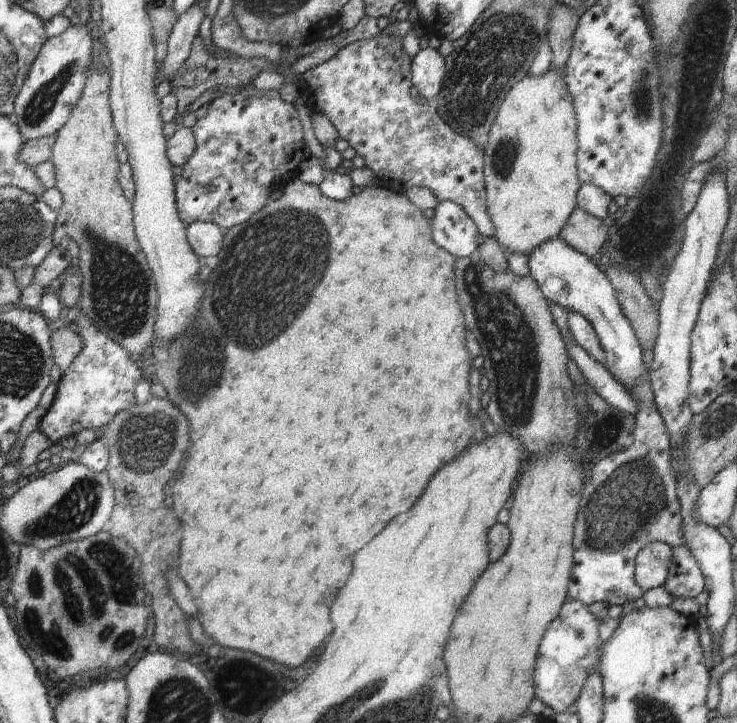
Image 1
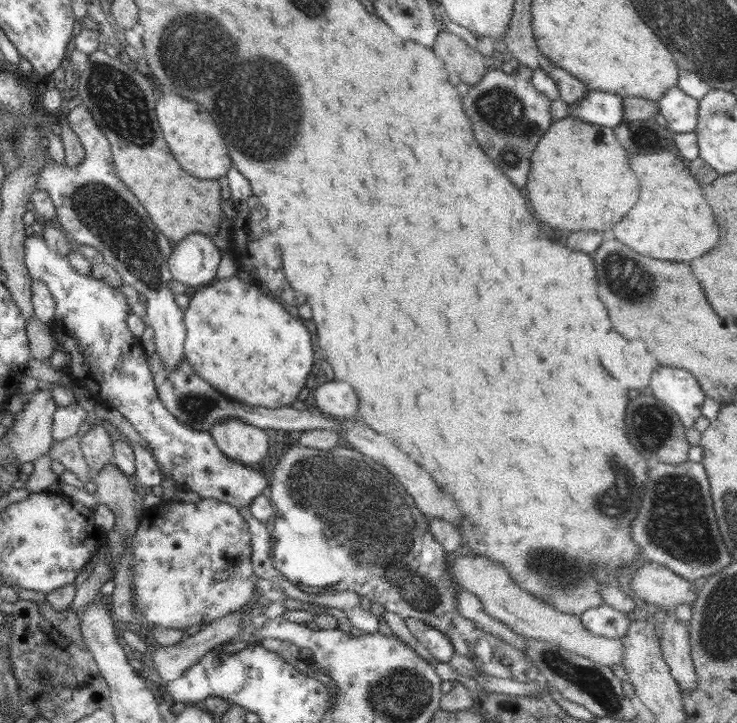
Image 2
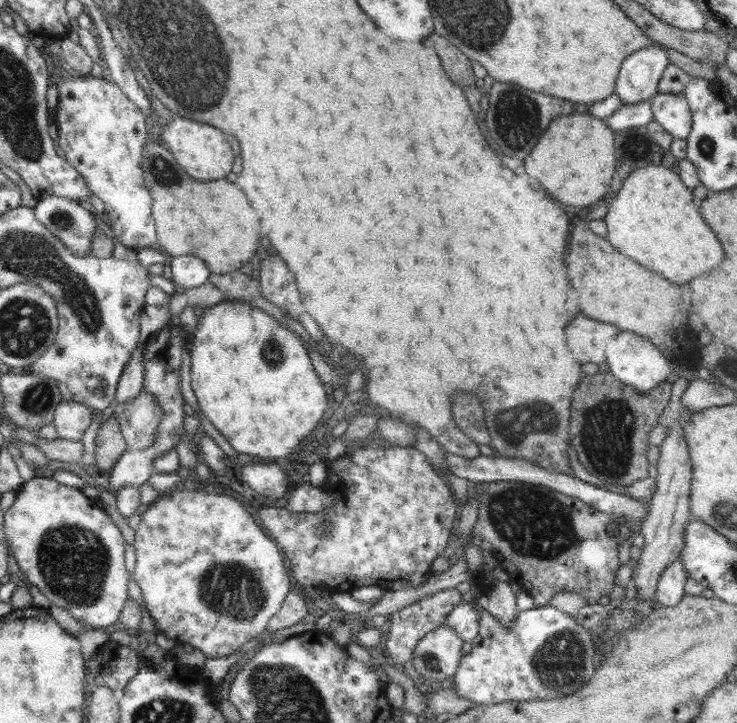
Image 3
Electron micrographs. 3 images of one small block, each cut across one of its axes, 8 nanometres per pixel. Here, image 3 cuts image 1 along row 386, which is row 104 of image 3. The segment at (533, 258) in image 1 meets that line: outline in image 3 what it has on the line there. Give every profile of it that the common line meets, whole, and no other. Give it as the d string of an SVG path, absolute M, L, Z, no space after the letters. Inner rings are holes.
M643 47L630 54L621 64L615 93L624 105L648 101L659 92L660 79L670 62L666 52L658 47Z

